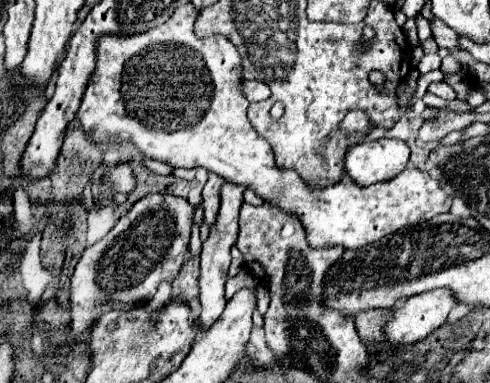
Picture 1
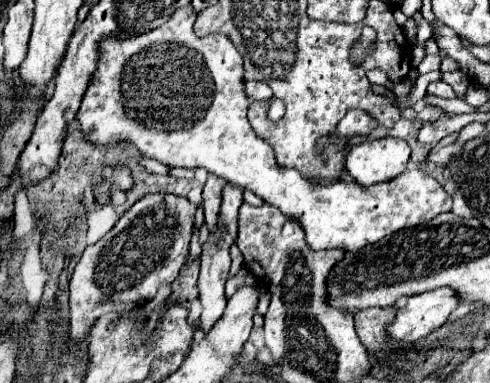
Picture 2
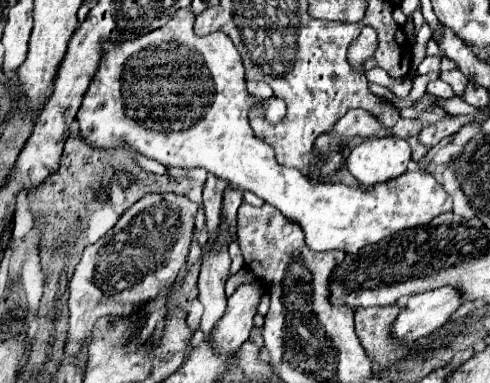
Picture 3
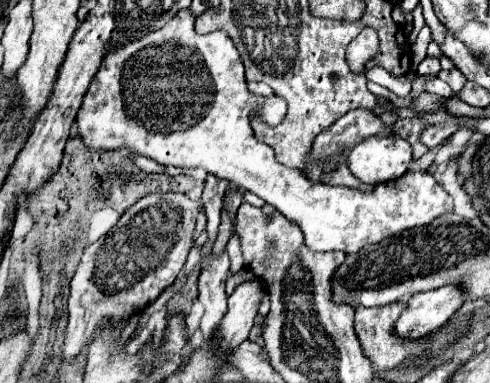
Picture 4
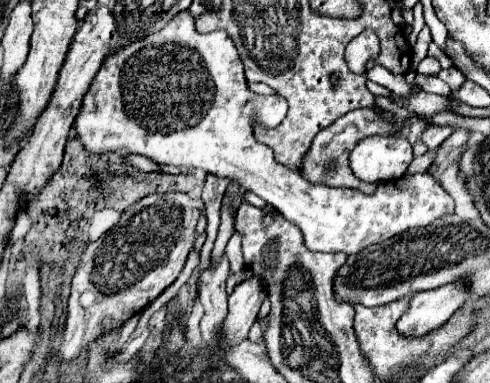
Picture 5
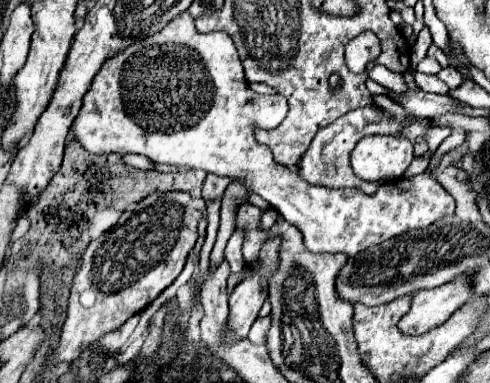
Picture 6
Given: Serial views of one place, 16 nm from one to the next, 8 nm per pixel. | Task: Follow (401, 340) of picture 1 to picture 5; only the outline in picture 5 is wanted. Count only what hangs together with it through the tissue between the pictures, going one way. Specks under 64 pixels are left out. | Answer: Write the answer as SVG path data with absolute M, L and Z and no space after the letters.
M464 280L428 292L416 292L416 296L410 298L408 312L398 320L396 328L406 336L422 336L444 324L468 298L470 292Z

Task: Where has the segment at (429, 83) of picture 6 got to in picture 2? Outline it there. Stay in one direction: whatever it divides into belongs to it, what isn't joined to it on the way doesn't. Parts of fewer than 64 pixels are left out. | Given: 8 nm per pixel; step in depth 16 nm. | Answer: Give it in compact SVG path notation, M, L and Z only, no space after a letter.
M436 80L436 82L430 82L428 84L428 94L434 94L434 96L440 96L440 98L454 98L454 90L444 82L444 80Z

